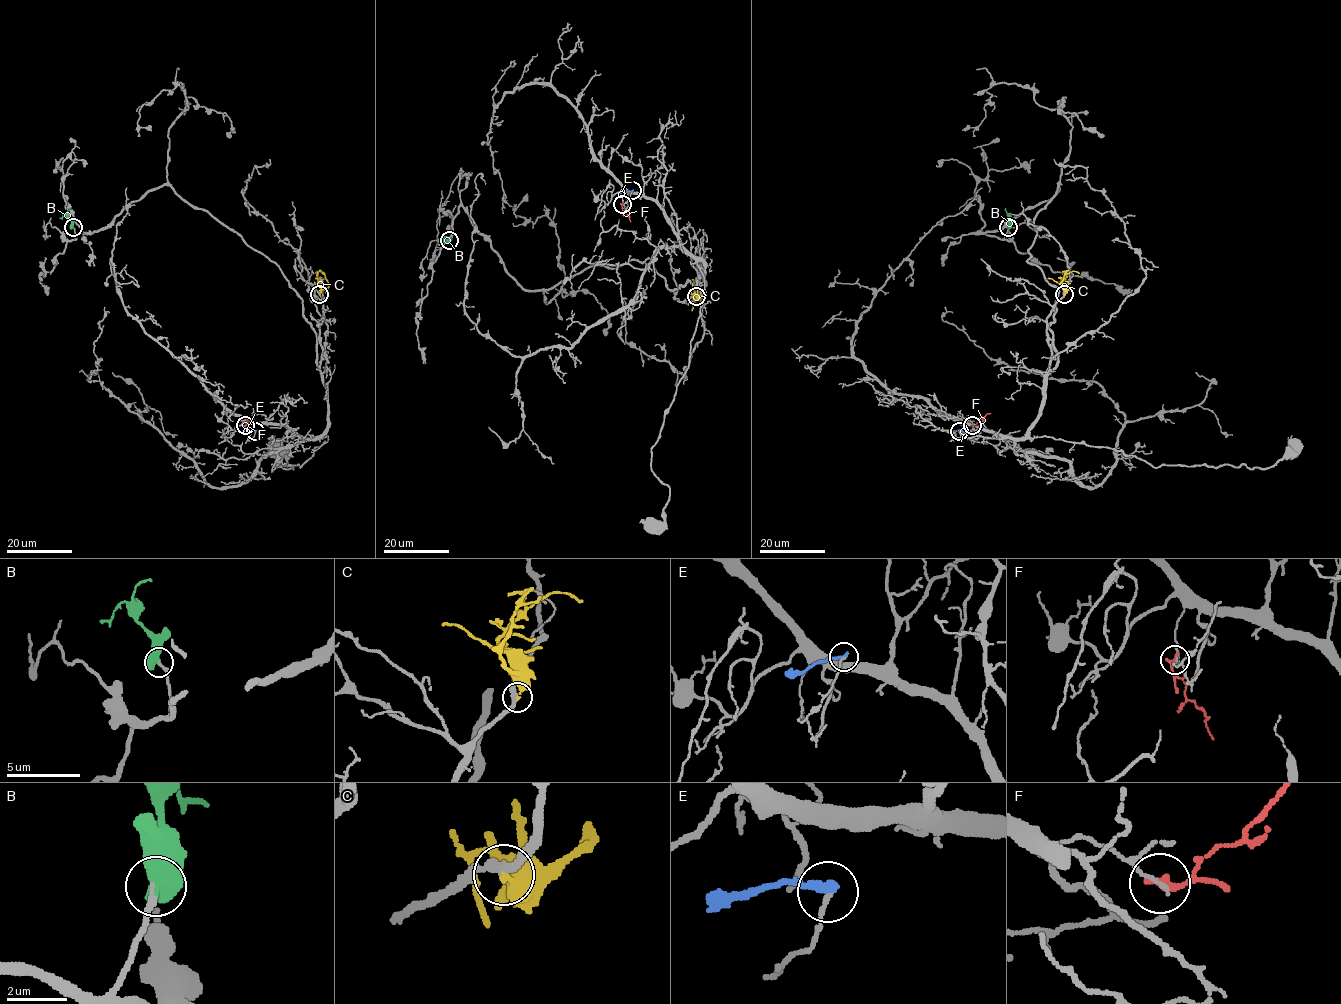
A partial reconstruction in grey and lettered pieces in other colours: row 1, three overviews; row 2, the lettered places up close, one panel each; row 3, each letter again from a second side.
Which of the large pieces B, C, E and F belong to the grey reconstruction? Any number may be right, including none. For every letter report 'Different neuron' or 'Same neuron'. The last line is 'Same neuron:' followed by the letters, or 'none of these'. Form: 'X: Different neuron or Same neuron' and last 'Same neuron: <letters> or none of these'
B: Same neuron
C: Different neuron
E: Different neuron
F: Different neuron
Same neuron: B

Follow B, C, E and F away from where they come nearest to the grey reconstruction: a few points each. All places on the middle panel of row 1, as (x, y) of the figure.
B: (449, 240), (437, 246)
C: (696, 296), (694, 292), (692, 311)
E: (632, 191), (618, 195)
F: (622, 204), (631, 222)

